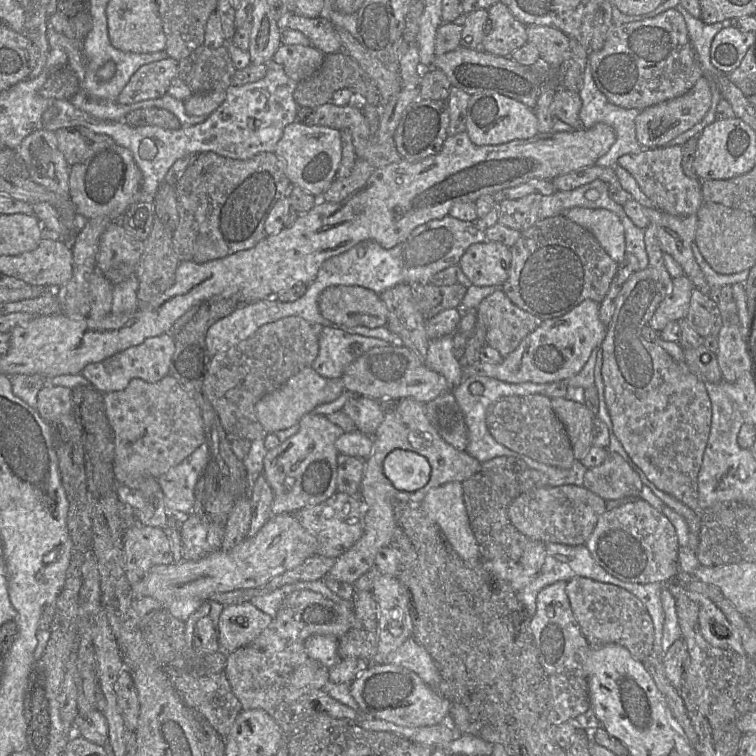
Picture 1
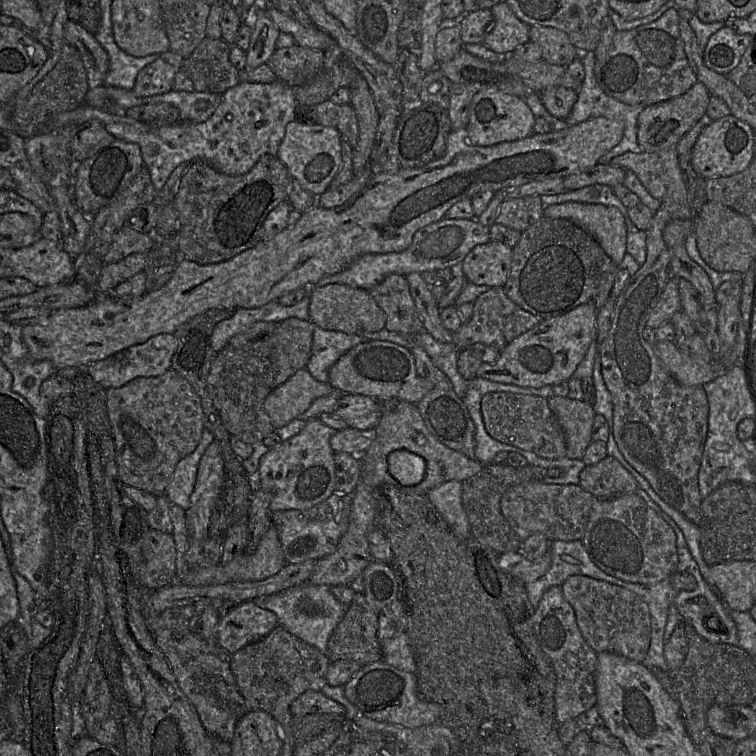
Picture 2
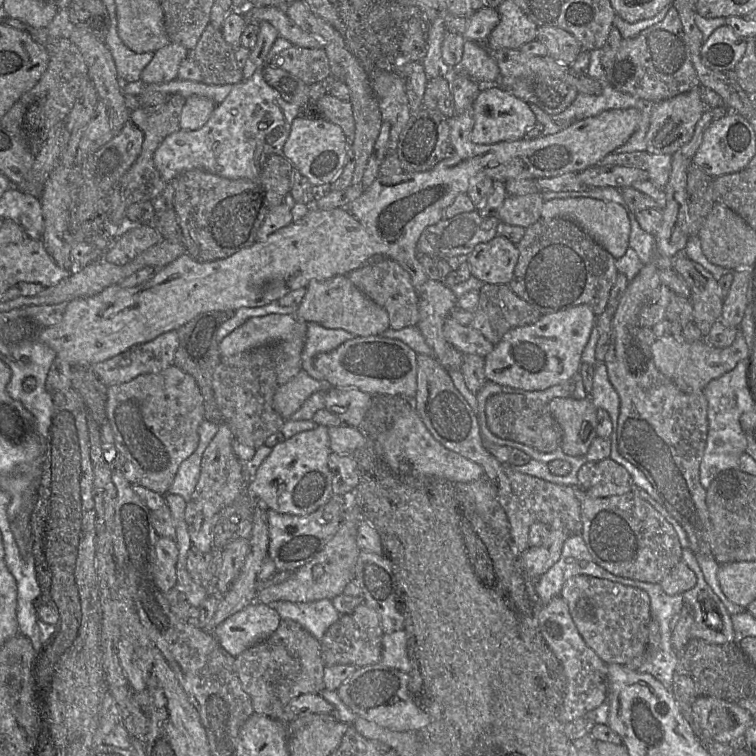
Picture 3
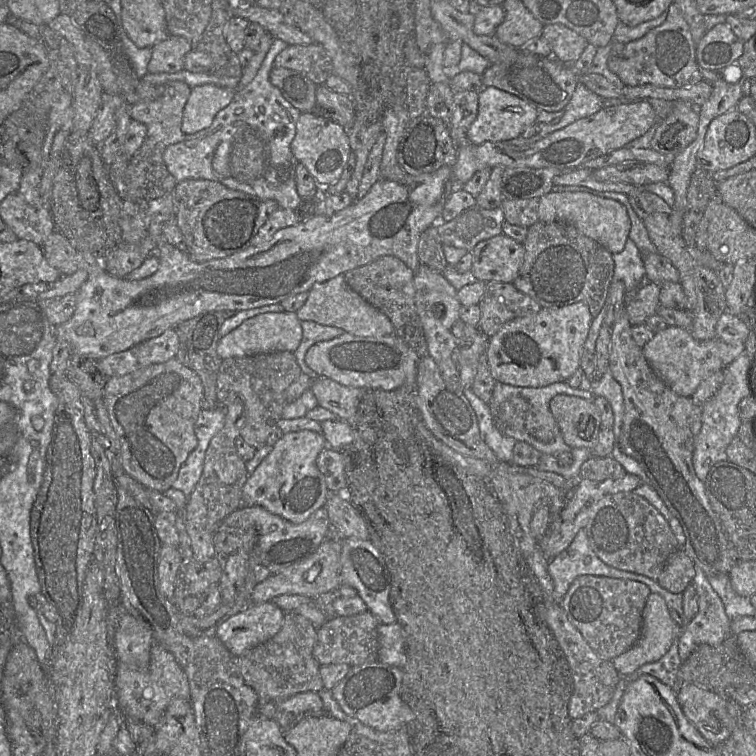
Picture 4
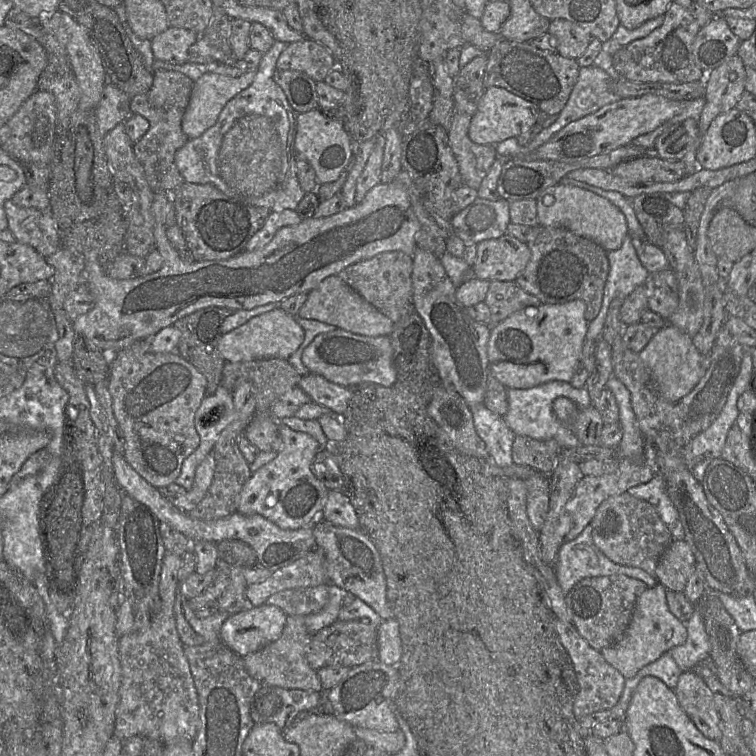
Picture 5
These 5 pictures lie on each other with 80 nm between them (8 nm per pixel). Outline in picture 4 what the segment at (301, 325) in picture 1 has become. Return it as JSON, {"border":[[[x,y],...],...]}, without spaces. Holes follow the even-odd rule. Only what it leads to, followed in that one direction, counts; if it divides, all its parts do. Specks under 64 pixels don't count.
{"border":[[[290,351],[254,354],[224,359],[218,371],[218,405],[227,408],[235,401],[242,401],[245,407],[246,422],[240,436],[250,446],[263,447],[270,434],[278,427],[282,411],[286,405],[287,388],[301,375],[295,355]]]}

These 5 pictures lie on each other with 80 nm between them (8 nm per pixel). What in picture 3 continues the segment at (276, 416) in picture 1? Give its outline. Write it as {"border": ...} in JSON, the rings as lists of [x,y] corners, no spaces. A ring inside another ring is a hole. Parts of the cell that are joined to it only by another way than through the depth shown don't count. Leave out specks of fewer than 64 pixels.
{"border":[[[302,369],[276,391],[273,407],[285,420],[289,420],[309,396],[327,387],[325,382],[312,378]]]}

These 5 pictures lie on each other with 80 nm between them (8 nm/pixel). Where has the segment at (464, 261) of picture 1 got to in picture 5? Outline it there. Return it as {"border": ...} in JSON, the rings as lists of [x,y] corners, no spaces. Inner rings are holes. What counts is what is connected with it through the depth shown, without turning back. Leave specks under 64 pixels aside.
{"border":[[[507,233],[479,242],[476,248],[476,259],[472,265],[474,275],[490,282],[515,281],[531,258],[528,245]]]}

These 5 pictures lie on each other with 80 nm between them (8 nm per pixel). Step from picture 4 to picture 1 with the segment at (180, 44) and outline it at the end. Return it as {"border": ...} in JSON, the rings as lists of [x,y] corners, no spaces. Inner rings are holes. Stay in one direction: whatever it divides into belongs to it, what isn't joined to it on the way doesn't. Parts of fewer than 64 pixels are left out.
{"border":[[[171,57],[143,65],[132,75],[127,85],[118,95],[116,102],[125,105],[163,97],[167,94],[173,79],[177,76],[178,61]]]}

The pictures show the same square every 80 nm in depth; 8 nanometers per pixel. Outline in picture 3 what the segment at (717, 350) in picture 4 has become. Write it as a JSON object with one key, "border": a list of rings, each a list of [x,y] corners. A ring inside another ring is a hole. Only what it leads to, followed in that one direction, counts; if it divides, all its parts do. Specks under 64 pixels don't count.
{"border":[[[740,329],[734,342],[726,348],[713,347],[706,339],[686,342],[671,334],[657,338],[650,348],[657,369],[685,393],[701,392],[708,382],[731,371],[739,361],[746,359],[749,349]]]}

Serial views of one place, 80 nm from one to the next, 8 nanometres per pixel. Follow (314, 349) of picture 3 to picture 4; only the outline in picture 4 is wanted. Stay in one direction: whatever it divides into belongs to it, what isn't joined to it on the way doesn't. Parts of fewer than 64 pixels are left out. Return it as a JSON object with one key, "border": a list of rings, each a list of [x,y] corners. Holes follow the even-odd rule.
{"border":[[[301,321],[301,326],[303,337],[299,347],[293,353],[302,373],[314,380],[319,376],[305,363],[306,352],[314,344],[332,340],[344,334],[345,331],[335,326],[326,326],[314,321]]]}

